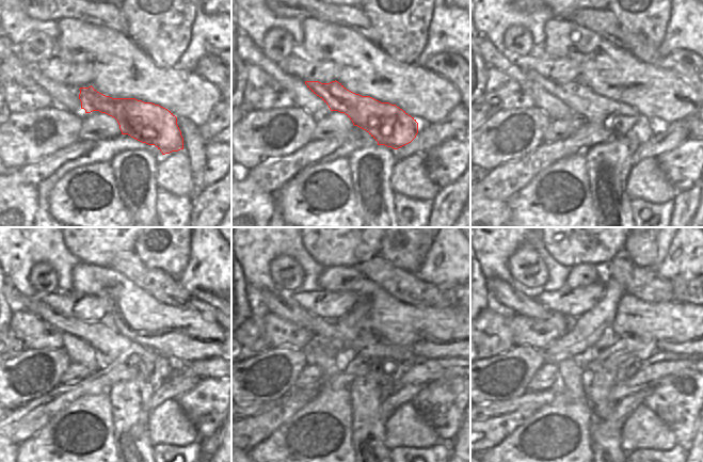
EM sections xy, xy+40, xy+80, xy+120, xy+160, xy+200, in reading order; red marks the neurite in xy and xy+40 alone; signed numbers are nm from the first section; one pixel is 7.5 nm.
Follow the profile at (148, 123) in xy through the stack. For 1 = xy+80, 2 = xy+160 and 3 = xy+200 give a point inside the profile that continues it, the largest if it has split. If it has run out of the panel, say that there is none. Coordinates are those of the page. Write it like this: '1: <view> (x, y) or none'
1: xy+80 (633, 128)
2: xy+160 (287, 308)
3: xy+200 (501, 295)

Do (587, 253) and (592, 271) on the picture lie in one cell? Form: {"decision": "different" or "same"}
{"decision": "different"}

